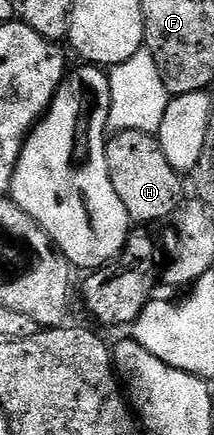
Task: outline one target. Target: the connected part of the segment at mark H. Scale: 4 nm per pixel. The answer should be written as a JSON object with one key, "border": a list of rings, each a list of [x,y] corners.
{"border":[[[137,130],[115,132],[107,140],[107,169],[113,192],[121,198],[136,225],[151,226],[154,220],[174,217],[184,203],[180,173],[169,166],[169,158],[165,158],[158,139],[152,133]]]}

